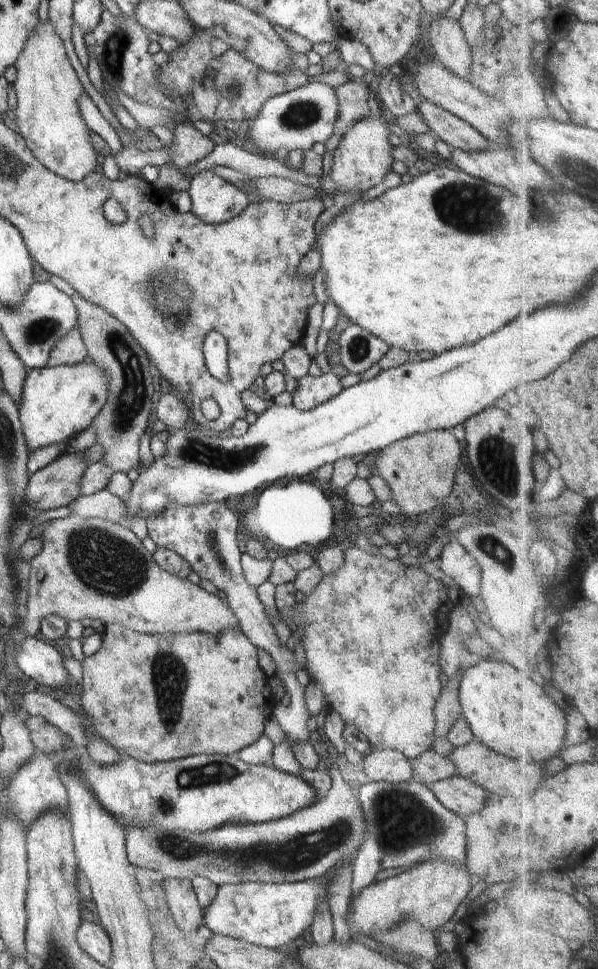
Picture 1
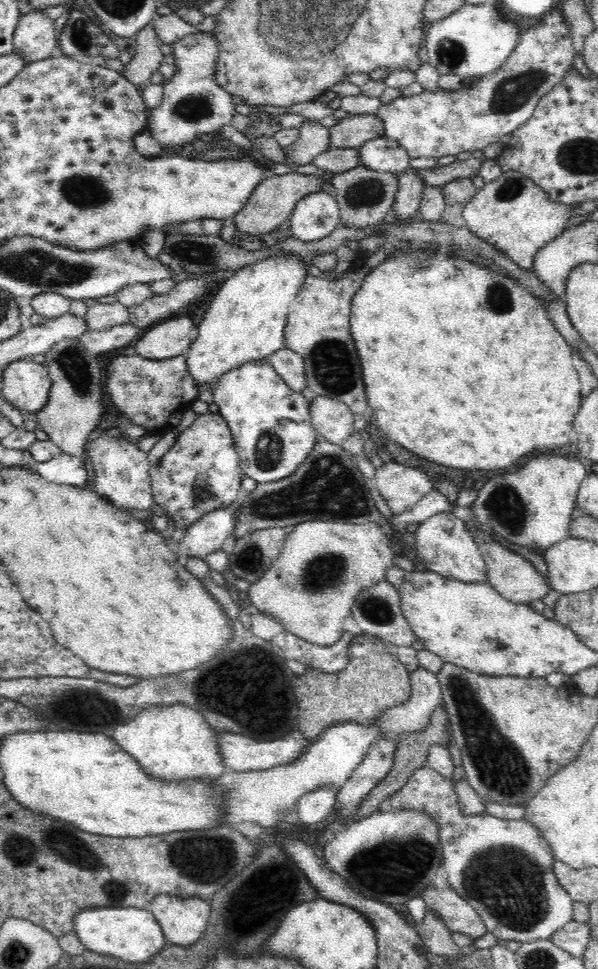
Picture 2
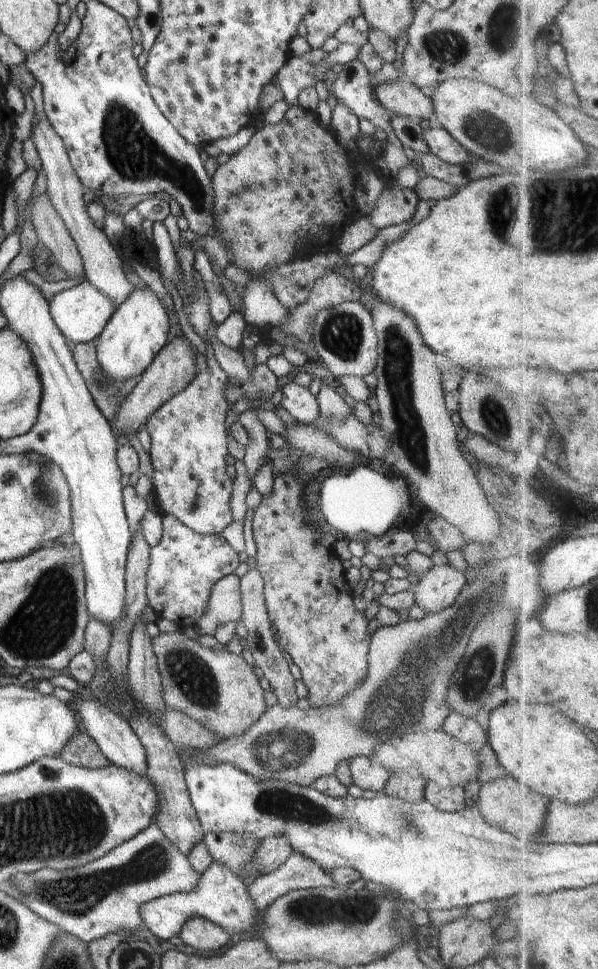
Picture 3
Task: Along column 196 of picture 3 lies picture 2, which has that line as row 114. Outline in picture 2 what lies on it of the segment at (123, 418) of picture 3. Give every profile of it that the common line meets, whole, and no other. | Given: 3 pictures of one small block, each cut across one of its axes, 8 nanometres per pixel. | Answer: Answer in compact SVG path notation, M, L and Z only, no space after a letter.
M375 114L350 115L330 127L329 148L354 148L382 136L383 122Z

